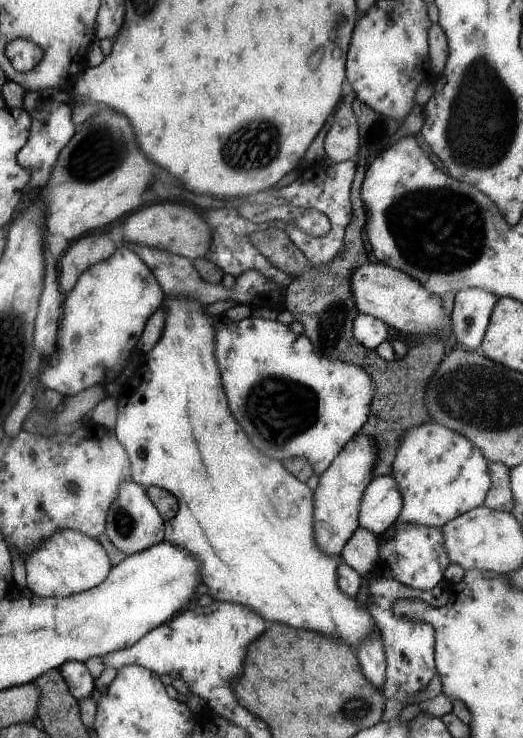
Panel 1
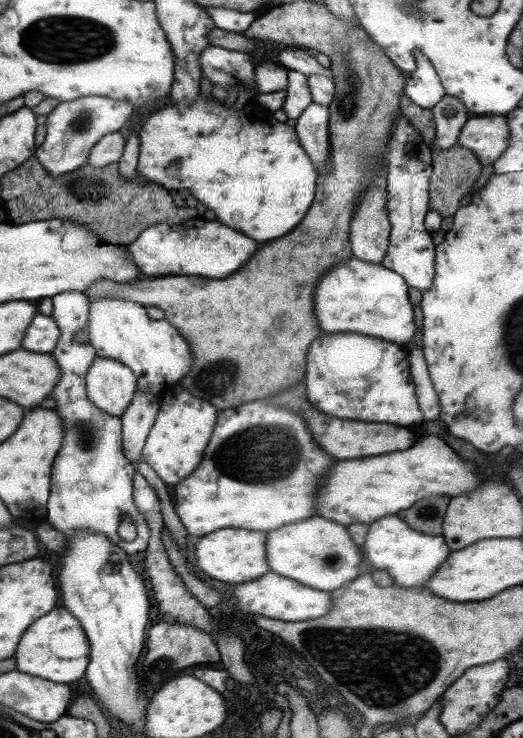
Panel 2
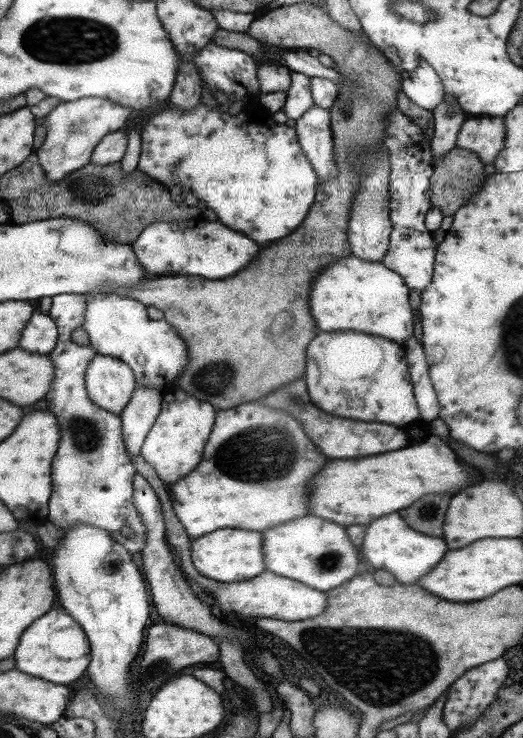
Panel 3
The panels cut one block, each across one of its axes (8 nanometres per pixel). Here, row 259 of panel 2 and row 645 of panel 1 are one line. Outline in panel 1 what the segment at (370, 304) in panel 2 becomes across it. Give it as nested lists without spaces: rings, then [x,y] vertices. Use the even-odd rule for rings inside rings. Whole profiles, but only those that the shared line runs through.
[[[165,296],[165,302],[163,302],[165,310],[167,310],[167,322],[165,322],[165,332],[161,336],[161,340],[157,342],[157,346],[153,346],[149,350],[149,356],[145,356],[145,364],[137,368],[137,376],[139,382],[135,386],[135,390],[129,388],[127,396],[121,398],[119,406],[117,406],[117,422],[113,426],[113,432],[117,436],[117,440],[121,442],[125,454],[127,454],[127,462],[131,464],[131,478],[141,484],[143,488],[147,486],[157,486],[157,488],[163,488],[167,492],[171,492],[177,500],[179,500],[179,508],[177,508],[177,514],[165,522],[165,538],[163,542],[169,542],[169,544],[175,544],[183,550],[187,550],[195,562],[199,564],[199,580],[203,586],[207,586],[207,596],[213,600],[213,602],[219,602],[219,604],[241,604],[241,606],[247,606],[249,610],[253,610],[255,614],[259,614],[261,618],[265,620],[275,620],[275,622],[283,622],[283,624],[289,624],[289,626],[299,626],[299,628],[311,628],[311,630],[317,630],[317,632],[323,632],[327,636],[333,636],[333,628],[335,628],[335,638],[357,648],[359,642],[375,628],[367,608],[359,608],[355,604],[355,598],[347,598],[345,594],[341,594],[339,586],[337,586],[337,566],[339,566],[339,556],[335,558],[329,558],[325,554],[321,554],[313,542],[313,492],[305,486],[305,482],[301,482],[299,478],[295,478],[293,474],[289,474],[289,470],[283,466],[283,462],[279,460],[271,460],[269,456],[263,456],[245,436],[243,428],[235,422],[235,418],[231,416],[229,412],[229,406],[227,406],[227,400],[225,400],[225,394],[223,394],[223,388],[221,388],[221,380],[219,380],[219,372],[215,368],[215,362],[213,362],[213,330],[211,330],[211,316],[205,316],[203,308],[205,306],[199,306],[197,302],[189,302],[189,300],[167,300]]]

